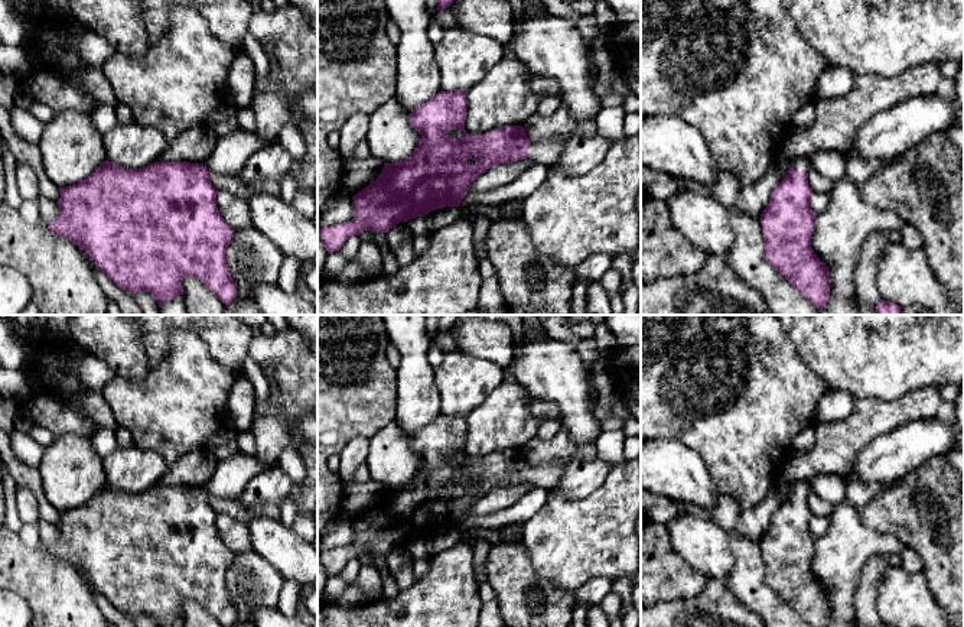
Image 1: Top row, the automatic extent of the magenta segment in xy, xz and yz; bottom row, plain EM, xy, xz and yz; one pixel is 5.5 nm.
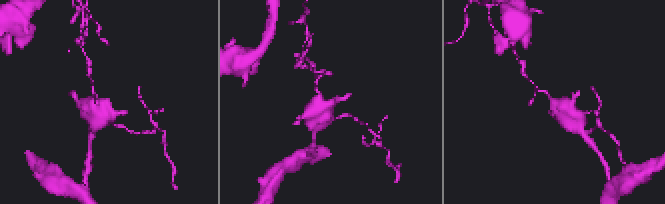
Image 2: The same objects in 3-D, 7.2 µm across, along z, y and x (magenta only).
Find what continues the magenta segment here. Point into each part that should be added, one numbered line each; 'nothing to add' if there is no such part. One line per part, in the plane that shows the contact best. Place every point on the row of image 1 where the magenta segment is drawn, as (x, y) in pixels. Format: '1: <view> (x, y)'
1: yz (798, 163)

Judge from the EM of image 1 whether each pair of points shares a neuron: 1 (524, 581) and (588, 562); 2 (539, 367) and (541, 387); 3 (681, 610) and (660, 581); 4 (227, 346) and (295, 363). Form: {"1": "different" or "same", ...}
{"1": "different", "2": "same", "3": "different", "4": "different"}

